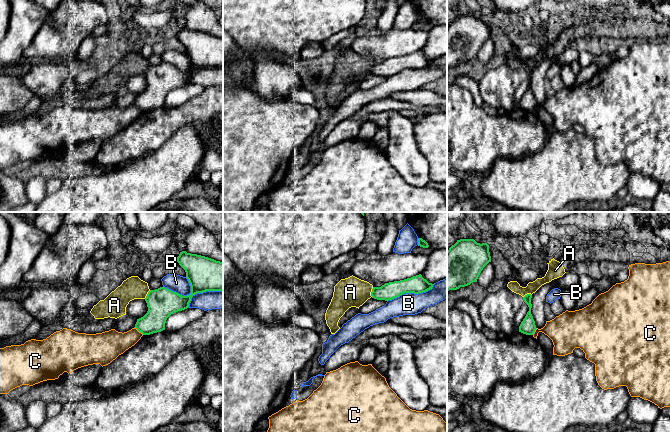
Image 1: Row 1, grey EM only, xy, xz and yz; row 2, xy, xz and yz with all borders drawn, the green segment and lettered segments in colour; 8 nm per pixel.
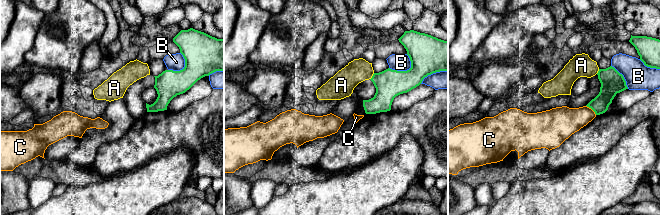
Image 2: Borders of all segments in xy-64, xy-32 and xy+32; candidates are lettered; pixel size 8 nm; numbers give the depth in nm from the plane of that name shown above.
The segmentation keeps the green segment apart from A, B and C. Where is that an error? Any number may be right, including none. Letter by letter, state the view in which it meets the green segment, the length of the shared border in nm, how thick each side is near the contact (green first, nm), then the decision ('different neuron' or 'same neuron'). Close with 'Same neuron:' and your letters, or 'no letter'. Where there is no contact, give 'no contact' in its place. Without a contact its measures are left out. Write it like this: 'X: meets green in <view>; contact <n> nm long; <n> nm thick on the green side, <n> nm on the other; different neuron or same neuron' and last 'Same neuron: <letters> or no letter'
A: meets green in xz; contact 80 nm long; 140 nm thick on the green side, 240 nm on the other; different neuron
B: meets green in xz; contact 400 nm long; 150 nm thick on the green side, 180 nm on the other; different neuron
C: meets green in xy; contact 100 nm long; 190 nm thick on the green side, 220 nm on the other; different neuron
Same neuron: no letter

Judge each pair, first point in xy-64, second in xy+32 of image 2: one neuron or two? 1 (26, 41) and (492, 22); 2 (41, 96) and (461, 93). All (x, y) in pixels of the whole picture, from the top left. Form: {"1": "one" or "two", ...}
{"1": "one", "2": "two"}

